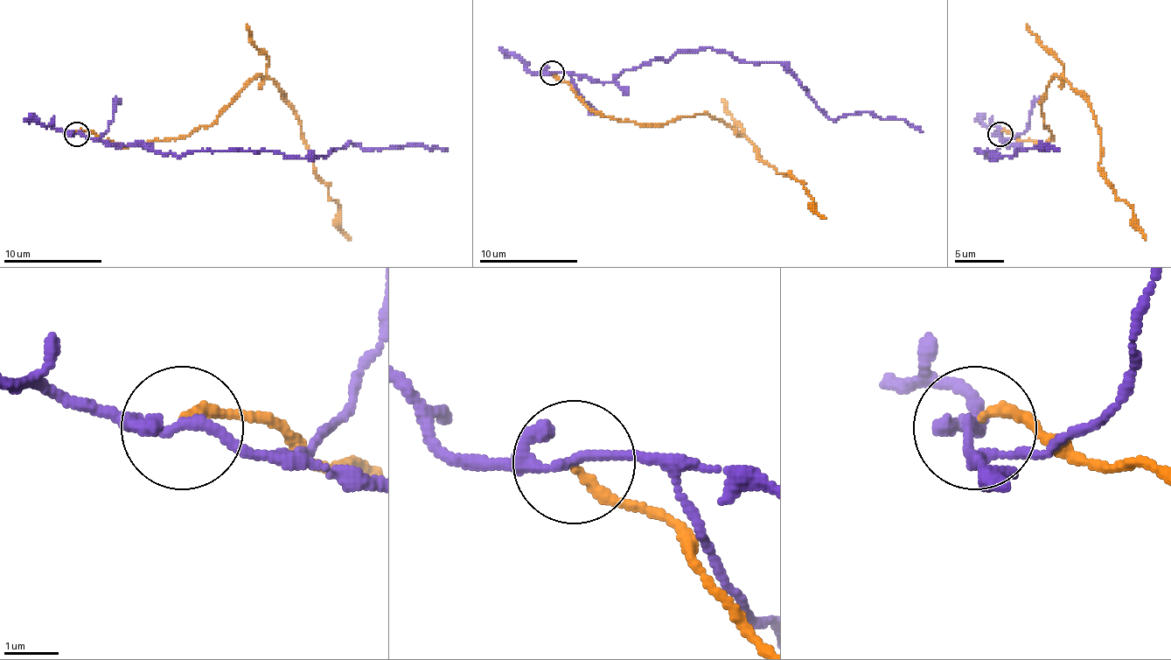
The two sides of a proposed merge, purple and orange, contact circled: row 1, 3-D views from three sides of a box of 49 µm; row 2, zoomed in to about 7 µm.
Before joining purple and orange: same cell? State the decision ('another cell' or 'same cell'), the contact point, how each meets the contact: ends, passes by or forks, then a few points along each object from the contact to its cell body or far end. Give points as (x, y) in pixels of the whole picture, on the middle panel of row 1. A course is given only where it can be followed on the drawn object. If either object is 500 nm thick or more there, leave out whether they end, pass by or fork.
another cell | (552, 73) | purple forks | orange ends | purple via (551, 72), (610, 82), (652, 59), (712, 47), (747, 62), (778, 62), (831, 119), (873, 111), (923, 131) | orange via (551, 74), (566, 82), (595, 111), (645, 124), (709, 114), (742, 134), (778, 173), (789, 171), (825, 218)

